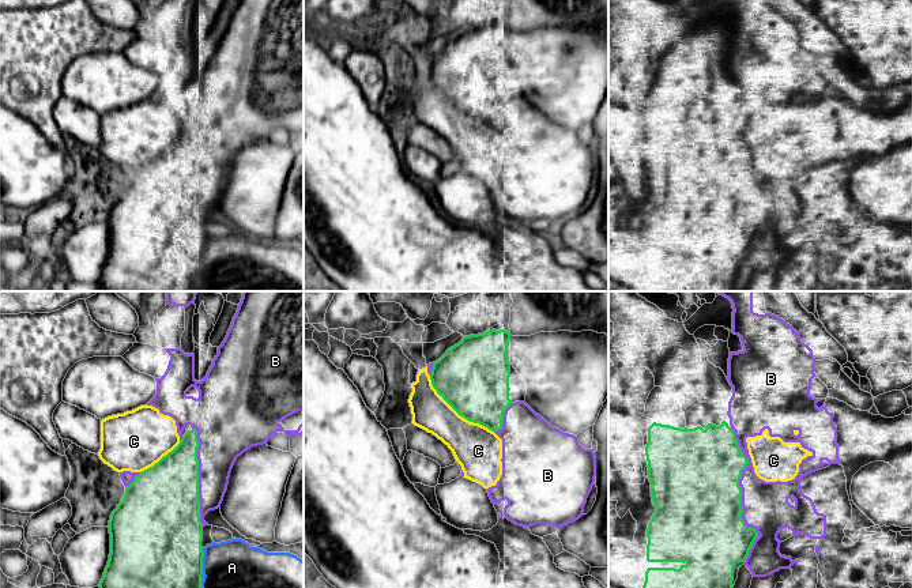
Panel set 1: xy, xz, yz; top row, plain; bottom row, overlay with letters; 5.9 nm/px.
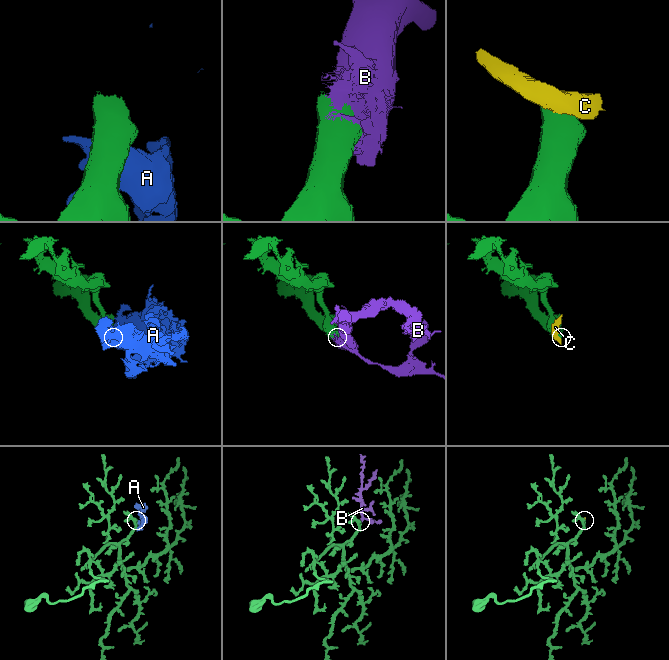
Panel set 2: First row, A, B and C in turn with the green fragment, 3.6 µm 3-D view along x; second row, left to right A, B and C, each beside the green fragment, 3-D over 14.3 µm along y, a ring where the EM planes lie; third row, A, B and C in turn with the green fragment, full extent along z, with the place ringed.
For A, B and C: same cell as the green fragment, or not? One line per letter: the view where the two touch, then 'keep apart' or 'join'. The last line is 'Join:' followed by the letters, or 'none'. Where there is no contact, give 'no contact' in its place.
A: xy | keep apart
B: yz | join
C: xz | keep apart
Join: B

